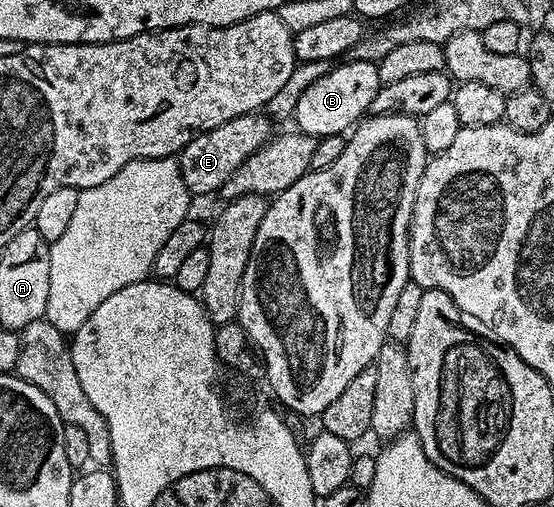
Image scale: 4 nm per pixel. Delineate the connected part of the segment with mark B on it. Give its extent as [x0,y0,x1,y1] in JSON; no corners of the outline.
[294,59,380,139]

